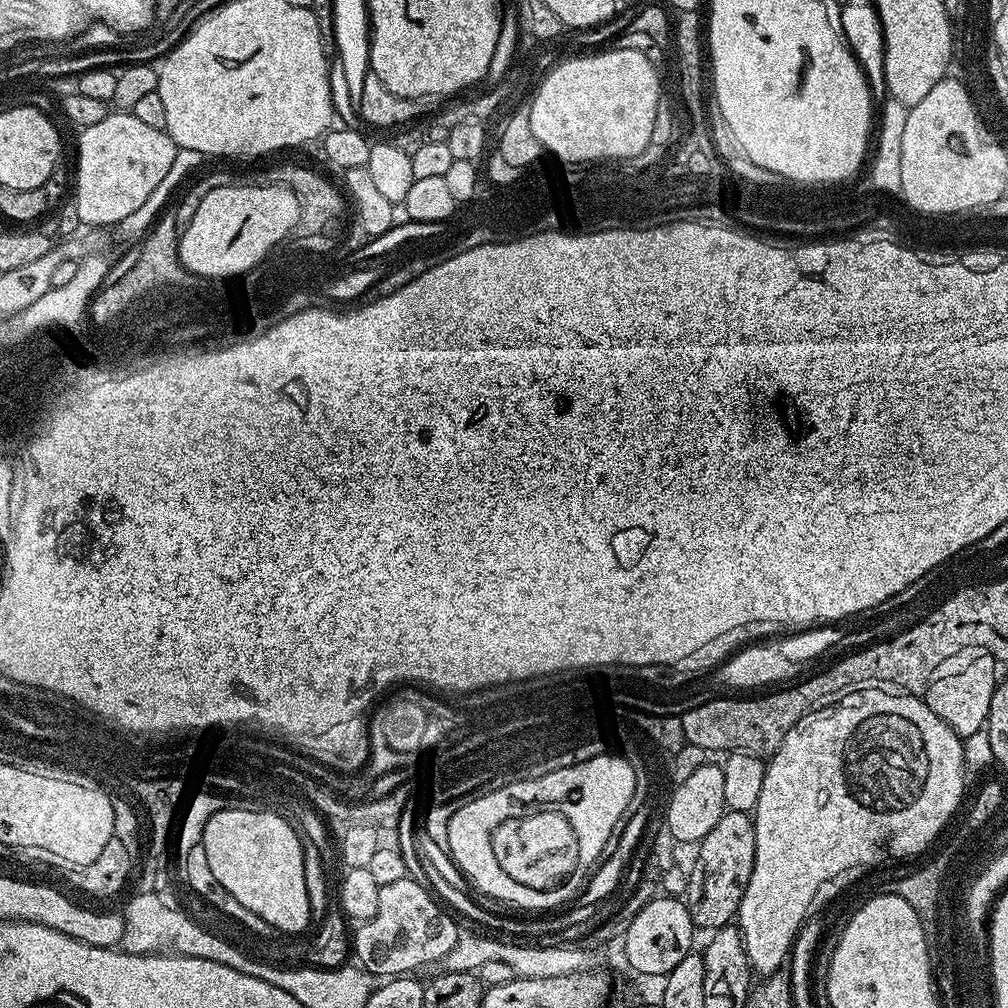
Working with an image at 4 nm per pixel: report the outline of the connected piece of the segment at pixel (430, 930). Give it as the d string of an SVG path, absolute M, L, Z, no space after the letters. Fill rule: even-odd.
M405 878L403 880L399 880L398 882L390 882L390 886L380 886L380 893L378 894L378 912L374 914L374 918L370 918L369 920L363 921L359 925L360 928L355 929L354 932L354 956L358 959L359 967L363 968L366 972L371 972L373 977L376 978L395 978L398 976L403 976L405 974L416 974L416 971L419 968L424 968L427 964L436 964L439 965L446 954L450 954L450 950L454 950L454 946L456 945L456 941L460 939L462 932L461 929L456 929L456 924L451 920L450 917L447 916L446 913L443 912L442 909L436 905L436 900L431 896L430 893L427 892L426 889L423 888L422 885L419 884L418 881L412 880L413 878Z

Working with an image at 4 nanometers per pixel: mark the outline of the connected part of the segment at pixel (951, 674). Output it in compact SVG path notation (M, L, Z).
M978 646L969 648L957 648L946 662L937 666L927 681L922 693L922 699L946 726L954 729L962 738L981 731L988 723L988 711L990 710L990 698L994 694L998 683L996 676L998 661L986 650Z

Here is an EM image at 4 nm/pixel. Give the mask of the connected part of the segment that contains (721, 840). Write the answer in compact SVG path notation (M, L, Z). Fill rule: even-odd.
M725 811L722 818L714 824L713 830L699 841L696 848L698 861L689 873L684 895L693 927L713 932L729 925L735 919L746 886L749 885L750 874L753 873L756 846L757 836L753 817L740 811Z

